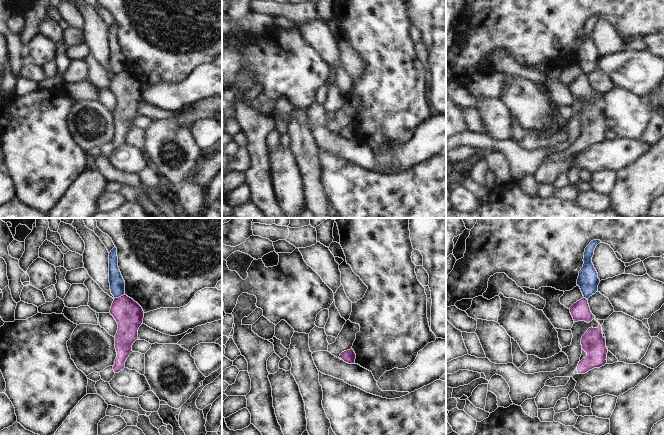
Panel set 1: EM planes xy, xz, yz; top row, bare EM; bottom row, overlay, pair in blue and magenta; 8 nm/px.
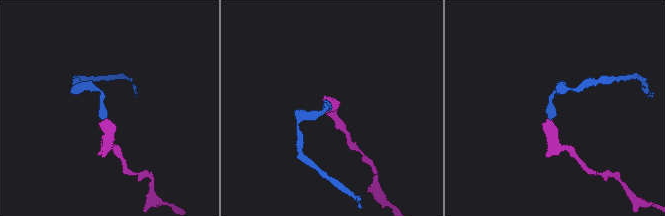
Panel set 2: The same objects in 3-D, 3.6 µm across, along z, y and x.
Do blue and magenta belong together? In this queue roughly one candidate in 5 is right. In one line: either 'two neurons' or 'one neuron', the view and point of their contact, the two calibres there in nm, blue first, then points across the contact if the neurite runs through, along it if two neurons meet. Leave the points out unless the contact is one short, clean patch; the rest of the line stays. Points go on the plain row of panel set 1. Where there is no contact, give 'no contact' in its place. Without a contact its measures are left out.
two neurons; contact xy (119, 72); calibres 130 and 220 nm; border xy (124, 70), (115, 74)

